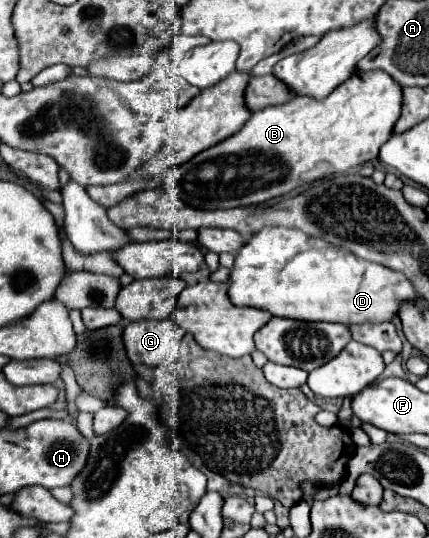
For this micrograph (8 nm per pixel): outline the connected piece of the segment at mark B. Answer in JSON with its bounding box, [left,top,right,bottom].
[160,71,402,209]

